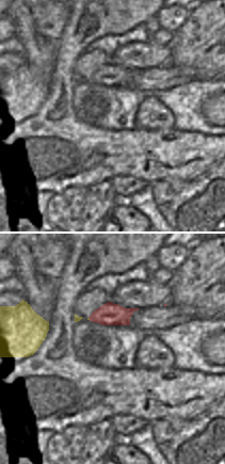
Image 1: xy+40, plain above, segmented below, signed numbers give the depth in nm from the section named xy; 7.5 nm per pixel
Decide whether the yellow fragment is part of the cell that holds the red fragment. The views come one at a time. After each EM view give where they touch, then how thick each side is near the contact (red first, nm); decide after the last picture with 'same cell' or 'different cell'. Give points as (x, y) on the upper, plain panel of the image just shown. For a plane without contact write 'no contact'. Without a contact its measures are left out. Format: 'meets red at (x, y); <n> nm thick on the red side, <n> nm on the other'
meets red at (89, 78); 170 nm thick on the red side, 20 nm on the other

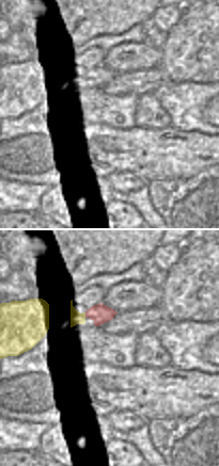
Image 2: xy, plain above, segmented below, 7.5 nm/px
meets red at (85, 76); 150 nm thick on the red side, 100 nm on the other

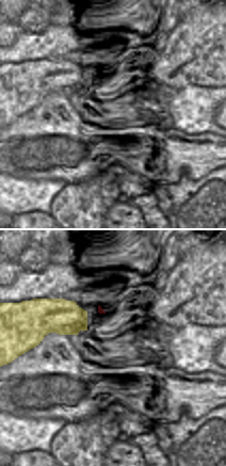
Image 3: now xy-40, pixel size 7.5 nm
no contact

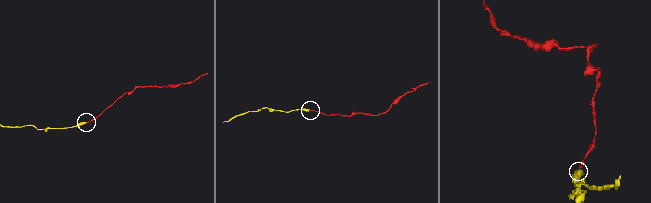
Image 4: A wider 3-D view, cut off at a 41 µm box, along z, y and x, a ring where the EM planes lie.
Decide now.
same cell

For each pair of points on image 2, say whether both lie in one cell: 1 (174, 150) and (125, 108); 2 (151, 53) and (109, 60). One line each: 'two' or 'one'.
1: two
2: one

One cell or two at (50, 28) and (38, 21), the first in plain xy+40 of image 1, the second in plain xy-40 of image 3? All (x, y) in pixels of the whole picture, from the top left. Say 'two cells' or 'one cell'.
one cell

